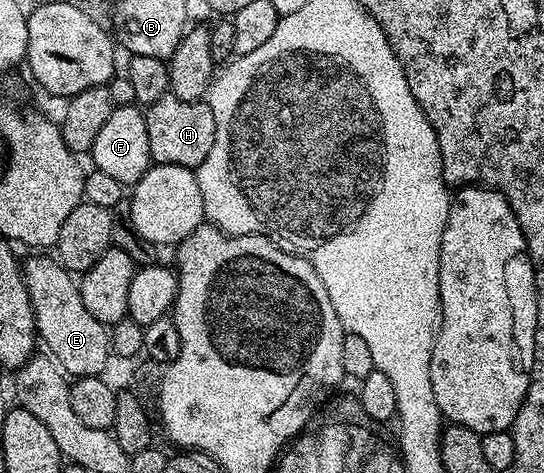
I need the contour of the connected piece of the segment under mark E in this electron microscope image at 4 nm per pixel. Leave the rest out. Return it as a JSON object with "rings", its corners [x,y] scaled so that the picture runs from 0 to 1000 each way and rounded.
{"rings":[[[59,535],[40,556],[44,600],[63,653],[66,704],[75,727],[88,732],[86,748],[110,772],[127,795],[189,795],[202,753],[202,700],[151,645],[147,609],[134,575],[88,535]]]}

